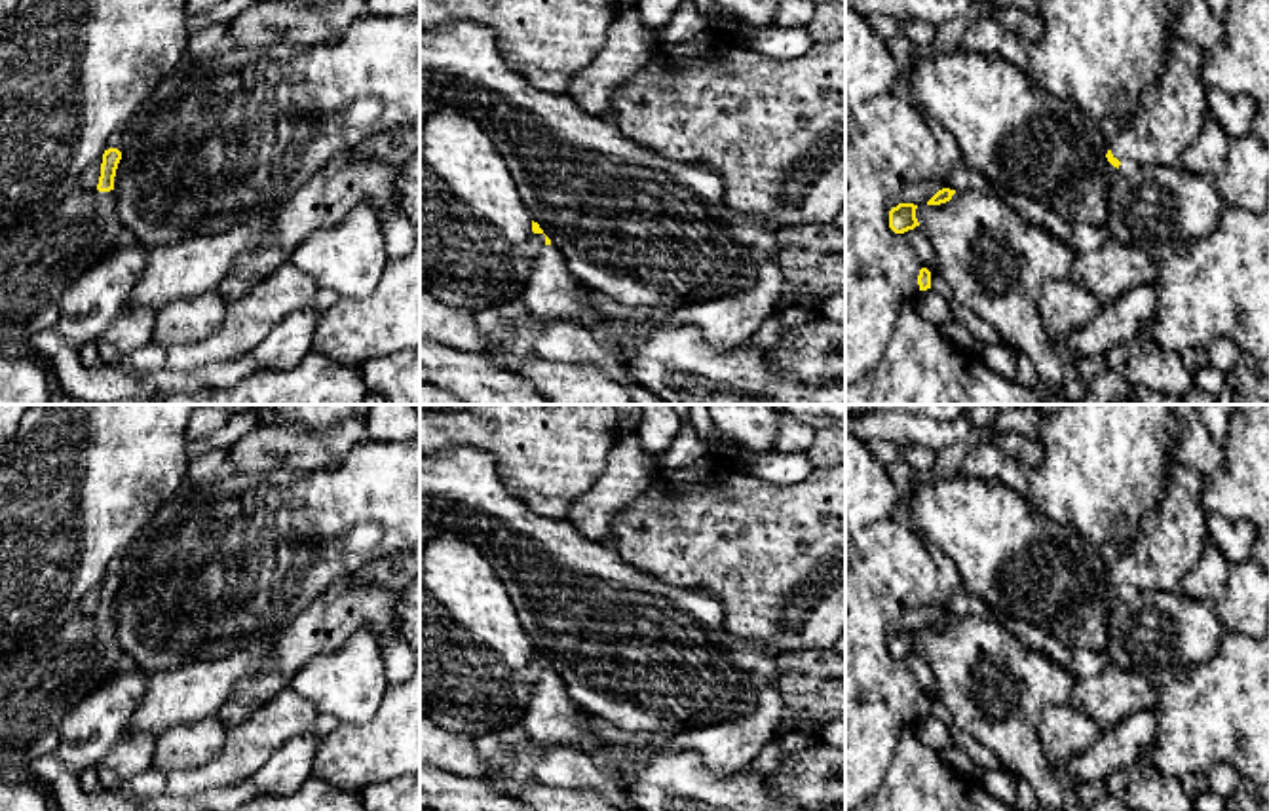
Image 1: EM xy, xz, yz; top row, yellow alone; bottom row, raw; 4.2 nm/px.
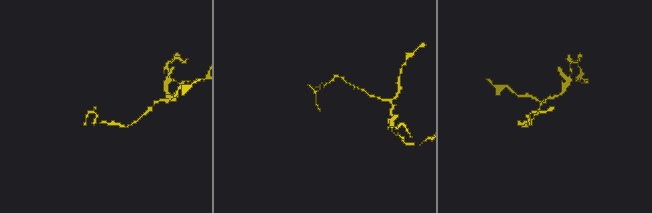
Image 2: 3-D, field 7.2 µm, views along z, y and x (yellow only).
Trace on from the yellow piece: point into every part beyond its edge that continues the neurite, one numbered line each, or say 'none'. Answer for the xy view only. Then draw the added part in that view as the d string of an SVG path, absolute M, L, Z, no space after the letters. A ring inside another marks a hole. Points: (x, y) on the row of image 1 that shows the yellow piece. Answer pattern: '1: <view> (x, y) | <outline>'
none

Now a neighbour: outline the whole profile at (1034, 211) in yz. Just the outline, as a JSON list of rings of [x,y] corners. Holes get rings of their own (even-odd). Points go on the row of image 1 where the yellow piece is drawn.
[[[1007,192],[1003,201],[1013,207],[1022,218],[1026,218],[1032,224],[1037,224],[1056,237],[1060,237],[1066,243],[1073,243],[1071,226],[1068,220],[1058,217],[1054,211],[1051,211],[1047,205],[1033,201],[1022,194]]]

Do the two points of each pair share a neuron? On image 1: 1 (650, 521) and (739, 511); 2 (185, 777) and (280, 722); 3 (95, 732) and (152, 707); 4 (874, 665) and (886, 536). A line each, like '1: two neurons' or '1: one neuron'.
1: one neuron
2: one neuron
3: two neurons
4: one neuron

